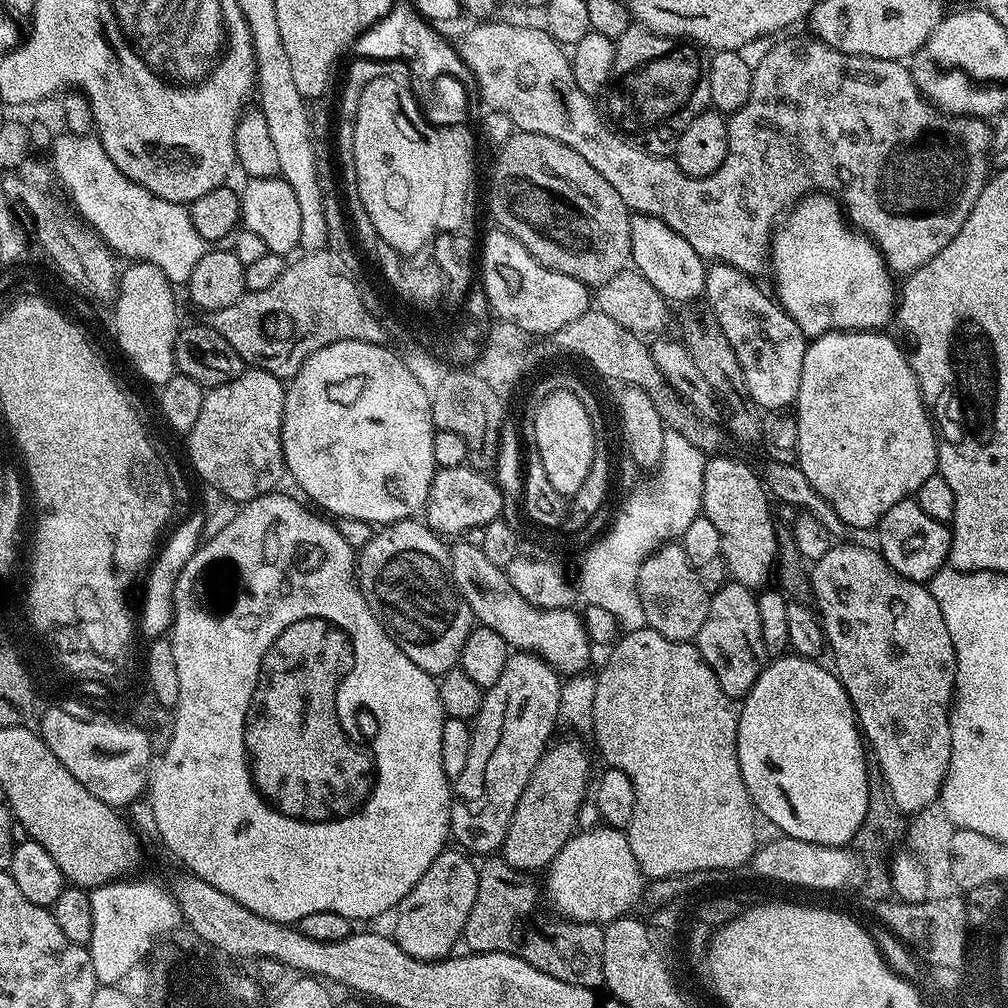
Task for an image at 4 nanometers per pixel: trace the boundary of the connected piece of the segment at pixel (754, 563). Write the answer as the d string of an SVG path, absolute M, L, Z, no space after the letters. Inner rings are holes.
M713 455L705 459L704 477L702 478L702 502L704 503L703 515L714 522L718 529L720 539L720 555L724 557L726 566L730 566L732 580L737 584L746 586L753 590L760 590L765 587L768 579L773 579L774 569L778 564L778 549L776 547L777 525L772 525L772 512L768 509L770 496L766 491L761 477L748 464L735 460L732 456Z

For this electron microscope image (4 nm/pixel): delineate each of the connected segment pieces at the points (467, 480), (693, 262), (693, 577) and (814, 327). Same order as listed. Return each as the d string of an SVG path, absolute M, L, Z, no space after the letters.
M472 466L437 468L430 482L428 501L422 509L428 527L444 538L459 537L471 527L484 527L491 520L497 519L503 510L503 498L495 479L486 475Z
M633 215L630 222L630 246L631 263L635 271L641 272L646 282L650 282L650 286L654 286L654 290L658 290L665 300L673 305L688 306L704 296L706 261L696 253L694 246L690 246L690 242L686 242L686 238L682 238L682 234L670 230L666 222L653 216Z
M665 542L648 555L640 567L639 585L640 605L646 614L647 627L671 640L695 641L698 630L702 630L702 622L706 622L710 593L702 586L698 569L686 558L679 543Z
M813 194L799 200L777 223L770 245L770 273L776 283L775 299L802 329L805 337L824 336L827 332L884 330L894 320L898 307L898 284L895 284L883 254L876 243L846 219L840 201L827 194Z

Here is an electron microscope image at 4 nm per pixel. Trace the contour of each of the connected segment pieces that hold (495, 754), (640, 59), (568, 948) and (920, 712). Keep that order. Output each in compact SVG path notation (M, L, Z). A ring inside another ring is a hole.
M518 650L508 656L501 677L485 691L483 704L472 724L469 762L454 782L452 813L448 819L451 839L463 851L484 858L503 849L514 806L518 806L518 798L522 798L522 790L526 790L526 782L530 782L530 774L541 760L541 754L548 747L550 736L559 723L561 686L562 678L555 668L540 656Z
M643 26L628 28L626 34L615 41L615 46L614 66L610 70L608 87L602 93L602 115L605 121L628 143L635 144L651 156L675 153L682 130L686 130L686 126L690 126L690 122L694 122L694 118L705 112L712 102L708 65L706 56L703 56L705 53L691 43L681 42L671 36L659 36L657 32L651 32Z
M492 854L478 868L478 898L474 898L474 907L466 918L466 926L462 937L463 943L469 944L472 952L505 952L514 954L530 966L558 978L562 982L570 982L574 986L586 986L599 989L604 983L602 970L602 946L604 945L604 928L599 924L587 924L584 921L547 916L540 909L542 892L536 889L531 875L519 872L510 866L499 855Z
M833 543L822 554L820 560L811 565L812 600L815 611L818 613L824 626L824 639L827 647L832 648L832 656L836 659L834 671L852 699L852 707L856 710L858 727L866 741L867 747L876 755L875 767L880 769L884 776L884 787L896 809L901 814L917 814L924 811L941 799L940 787L948 773L950 762L950 709L956 690L956 655L954 642L950 642L950 630L946 630L946 618L942 618L942 610L938 610L938 602L932 596L931 587L925 586L919 580L911 580L895 572L875 547L863 548L860 544Z

